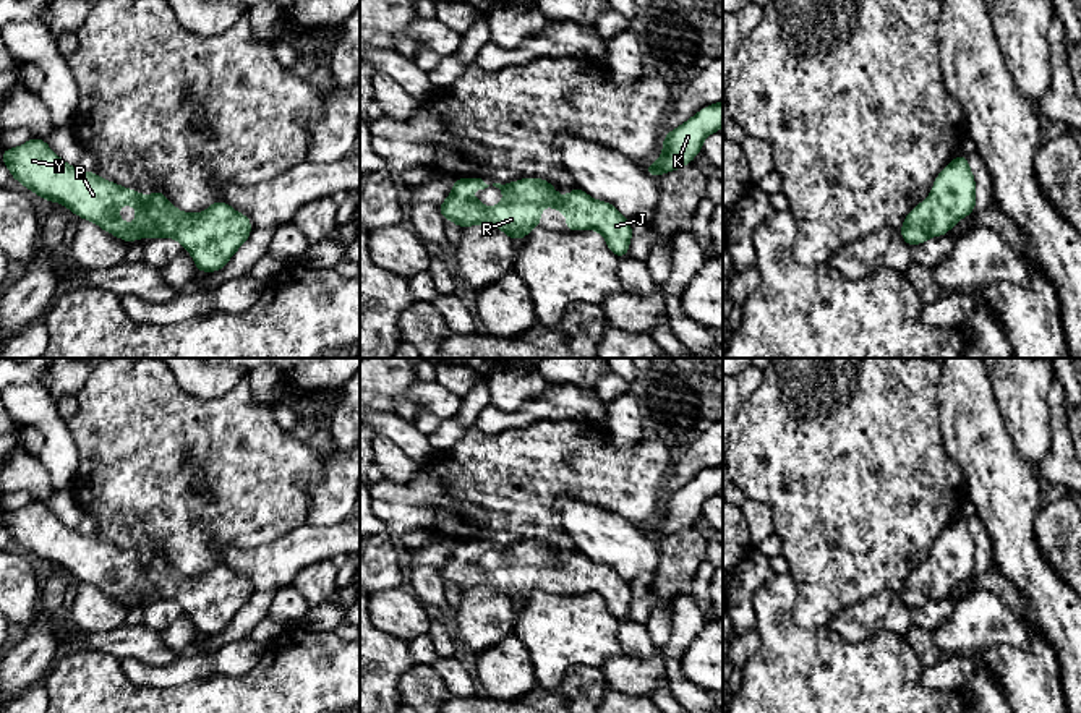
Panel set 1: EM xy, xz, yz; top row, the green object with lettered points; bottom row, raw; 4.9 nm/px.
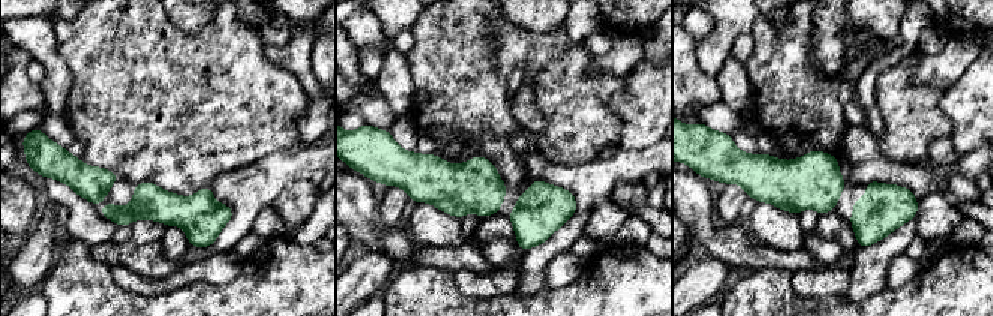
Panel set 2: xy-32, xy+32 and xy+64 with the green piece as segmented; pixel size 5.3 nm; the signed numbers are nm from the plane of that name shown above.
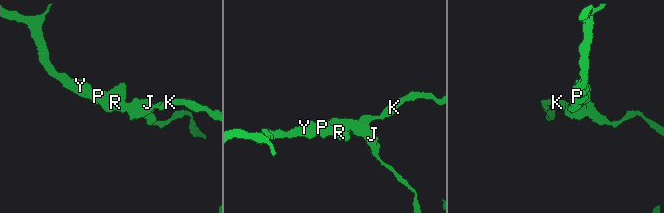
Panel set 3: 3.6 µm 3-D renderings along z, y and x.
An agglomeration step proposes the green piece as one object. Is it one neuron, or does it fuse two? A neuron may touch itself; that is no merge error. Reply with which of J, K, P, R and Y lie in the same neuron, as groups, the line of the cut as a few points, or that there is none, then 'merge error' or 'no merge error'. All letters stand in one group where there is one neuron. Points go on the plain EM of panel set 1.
J K P R Y | no cut | no merge error

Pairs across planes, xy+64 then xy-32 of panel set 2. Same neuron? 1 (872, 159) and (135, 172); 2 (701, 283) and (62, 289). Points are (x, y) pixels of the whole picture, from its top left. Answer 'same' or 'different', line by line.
1: different
2: different

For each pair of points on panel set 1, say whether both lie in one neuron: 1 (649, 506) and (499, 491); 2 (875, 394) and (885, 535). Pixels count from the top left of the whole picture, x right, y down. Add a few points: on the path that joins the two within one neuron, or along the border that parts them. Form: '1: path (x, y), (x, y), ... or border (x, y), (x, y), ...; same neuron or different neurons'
1: path (611, 482), (537, 482); same neuron
2: path (875, 430), (875, 457), (884, 465), (884, 499); same neuron

